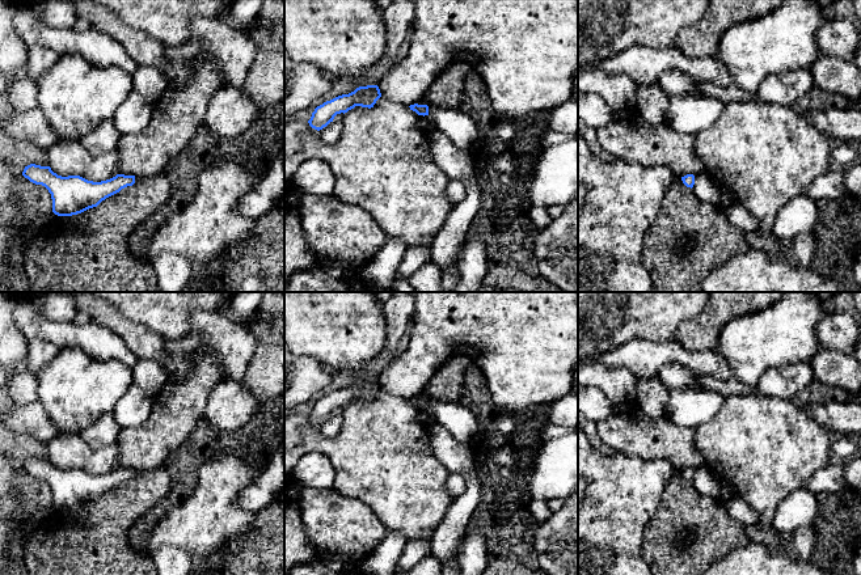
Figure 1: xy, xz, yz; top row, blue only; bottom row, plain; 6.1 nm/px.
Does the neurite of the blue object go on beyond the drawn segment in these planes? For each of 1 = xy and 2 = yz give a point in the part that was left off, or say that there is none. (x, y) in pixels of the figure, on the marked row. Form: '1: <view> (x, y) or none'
1: none
2: none

